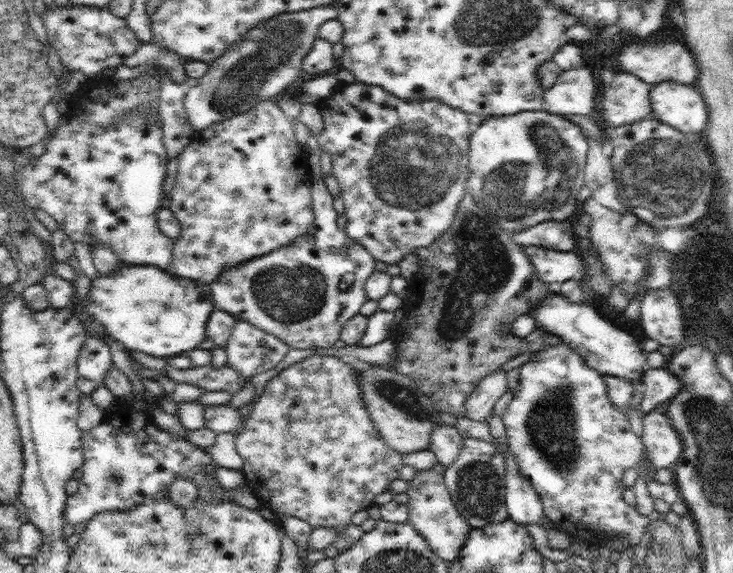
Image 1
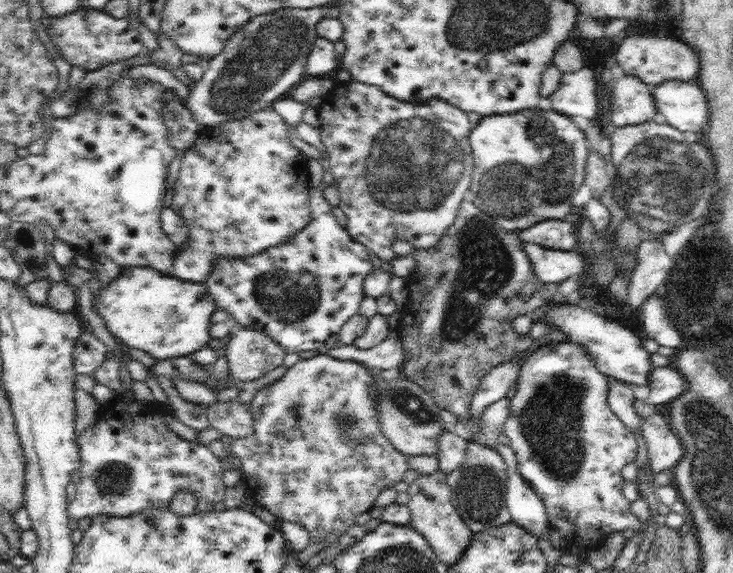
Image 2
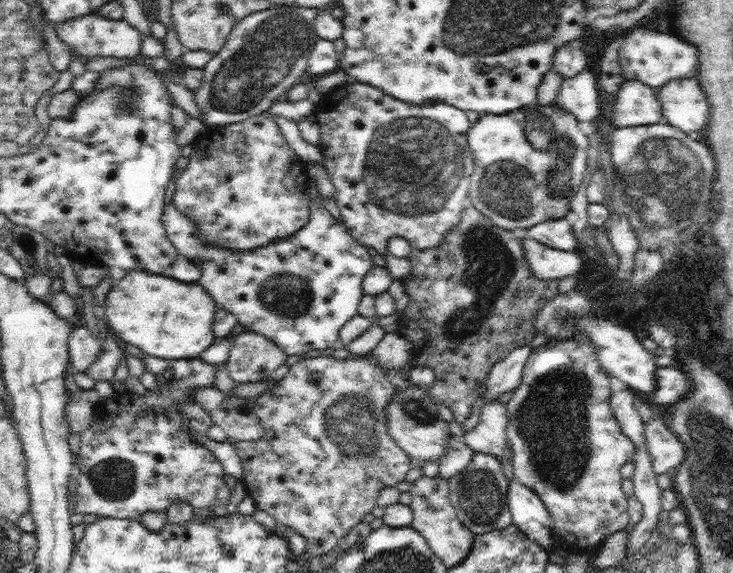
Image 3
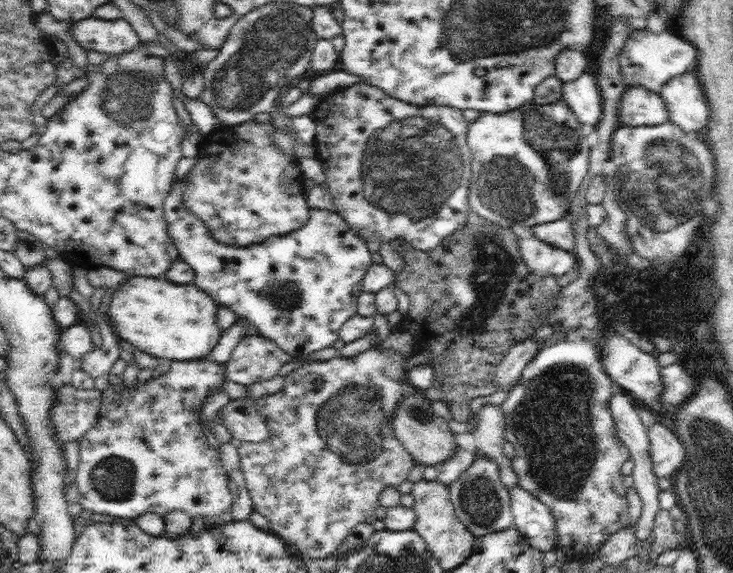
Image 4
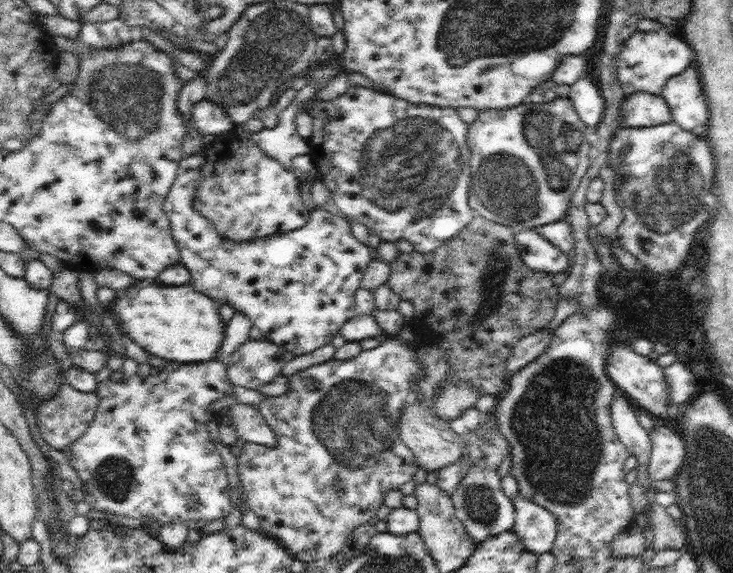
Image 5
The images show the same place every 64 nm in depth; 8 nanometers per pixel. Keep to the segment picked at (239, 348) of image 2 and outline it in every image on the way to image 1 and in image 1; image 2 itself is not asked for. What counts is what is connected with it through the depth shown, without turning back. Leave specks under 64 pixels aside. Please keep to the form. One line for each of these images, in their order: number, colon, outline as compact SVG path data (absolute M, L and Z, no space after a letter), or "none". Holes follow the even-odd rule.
1: M237 318L237 324L233 326L223 348L229 366L247 380L251 380L255 374L275 368L289 352L289 346L283 340L263 332L257 326L251 326L243 318Z

